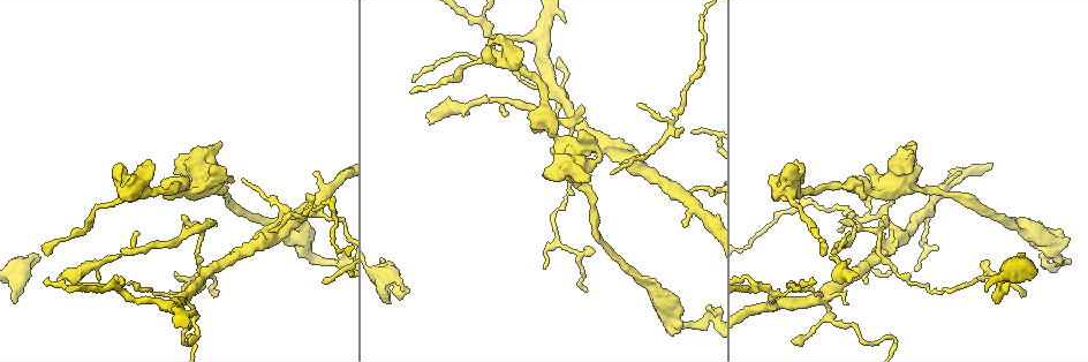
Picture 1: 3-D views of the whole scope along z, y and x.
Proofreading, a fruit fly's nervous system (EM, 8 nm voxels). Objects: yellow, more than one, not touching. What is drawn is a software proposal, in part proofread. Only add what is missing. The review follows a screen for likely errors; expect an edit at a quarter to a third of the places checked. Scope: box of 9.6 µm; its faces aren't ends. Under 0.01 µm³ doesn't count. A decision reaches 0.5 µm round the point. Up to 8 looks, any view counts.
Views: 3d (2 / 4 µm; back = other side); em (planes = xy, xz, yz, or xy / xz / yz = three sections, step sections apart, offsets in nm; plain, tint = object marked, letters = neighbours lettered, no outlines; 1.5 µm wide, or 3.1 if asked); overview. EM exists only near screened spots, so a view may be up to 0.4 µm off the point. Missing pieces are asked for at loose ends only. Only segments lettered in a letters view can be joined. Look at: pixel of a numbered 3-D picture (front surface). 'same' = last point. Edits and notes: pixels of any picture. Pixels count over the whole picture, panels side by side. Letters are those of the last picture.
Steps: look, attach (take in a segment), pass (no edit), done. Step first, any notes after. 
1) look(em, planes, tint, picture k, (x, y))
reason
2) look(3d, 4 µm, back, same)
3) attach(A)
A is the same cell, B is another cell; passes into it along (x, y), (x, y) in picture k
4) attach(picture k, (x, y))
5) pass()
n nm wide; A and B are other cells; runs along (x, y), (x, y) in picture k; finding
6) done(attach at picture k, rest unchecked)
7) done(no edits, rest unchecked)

look(em, planes, plain, picture 1, (131, 185))
free end

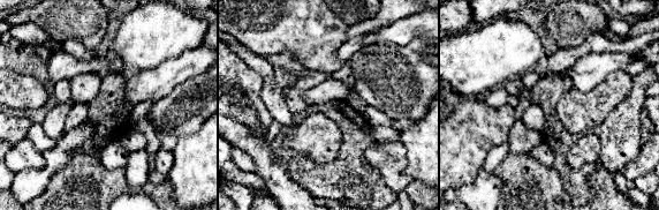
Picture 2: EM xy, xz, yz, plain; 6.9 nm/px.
look(em, planes, letters, same)
see the neighbours

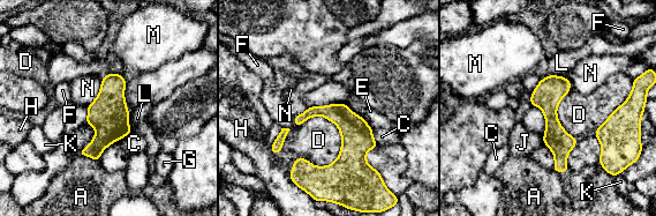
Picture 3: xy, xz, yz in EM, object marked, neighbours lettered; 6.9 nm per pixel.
pass()
A, C, D, E, F, G, H, J, K, L, M and N are other cells; border along (338, 126), (331, 163), (293, 164) in picture 3; no lettered segment goes on from it

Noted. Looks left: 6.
look(em, yz, step 8, letters, picture 1, (416, 85))
tapers out

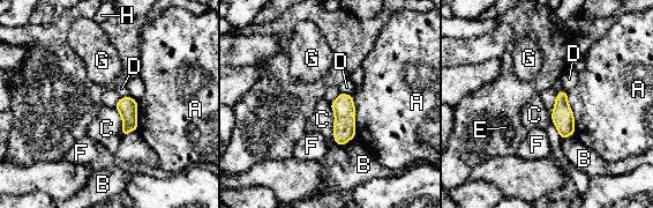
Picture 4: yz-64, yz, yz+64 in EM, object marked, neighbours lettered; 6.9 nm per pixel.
look(em, planes, letters, same)

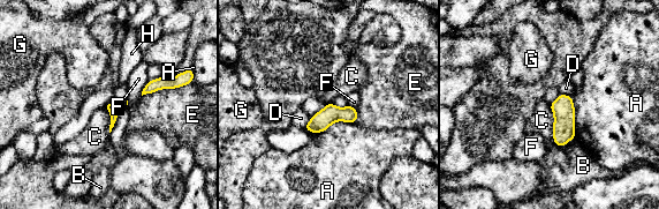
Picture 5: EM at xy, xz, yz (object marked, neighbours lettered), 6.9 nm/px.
pass()
E touches over 320 nm; A, B, C, D, E, F, G and H are other cells; no lettered segment goes on from it

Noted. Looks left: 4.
look(em, xy, step 4, letters, picture 1, (15, 303))
thin end

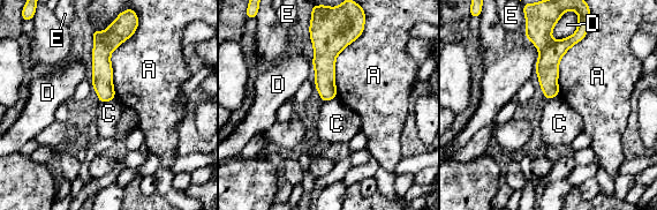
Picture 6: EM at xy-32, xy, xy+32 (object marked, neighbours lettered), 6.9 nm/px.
pass()
A touches over 500 nm; A, C, D and E are other cells; runs along (113, 32), (102, 50), (102, 98) in picture 6; no lettered segment goes on from it

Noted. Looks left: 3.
done(no edits, rest unchecked)

